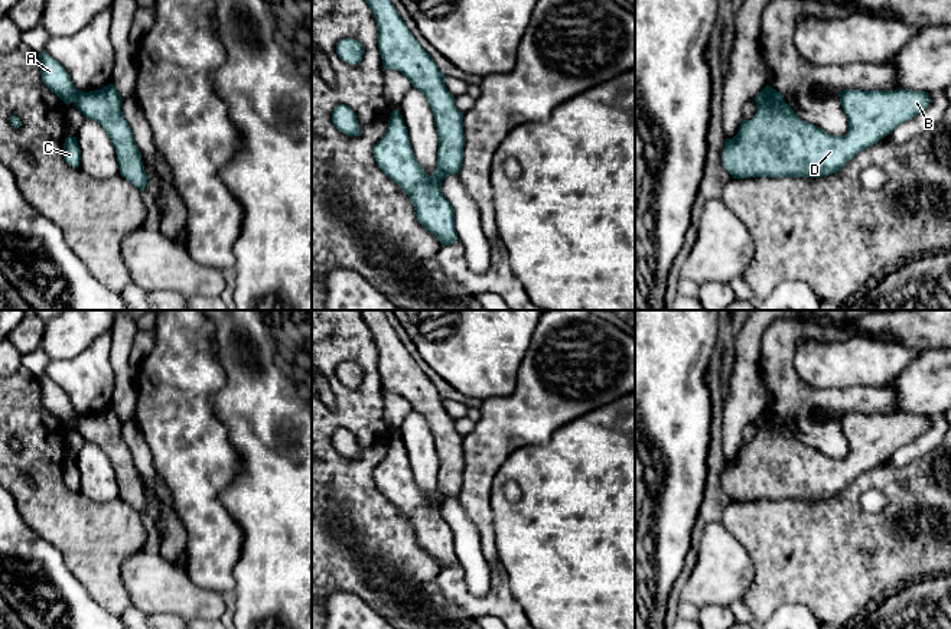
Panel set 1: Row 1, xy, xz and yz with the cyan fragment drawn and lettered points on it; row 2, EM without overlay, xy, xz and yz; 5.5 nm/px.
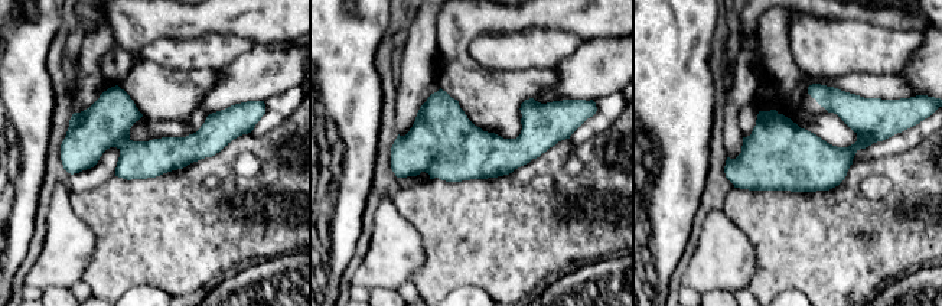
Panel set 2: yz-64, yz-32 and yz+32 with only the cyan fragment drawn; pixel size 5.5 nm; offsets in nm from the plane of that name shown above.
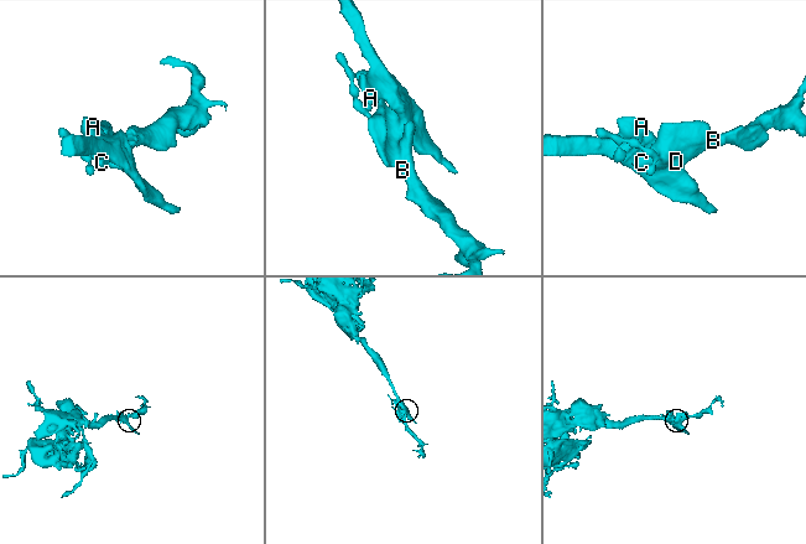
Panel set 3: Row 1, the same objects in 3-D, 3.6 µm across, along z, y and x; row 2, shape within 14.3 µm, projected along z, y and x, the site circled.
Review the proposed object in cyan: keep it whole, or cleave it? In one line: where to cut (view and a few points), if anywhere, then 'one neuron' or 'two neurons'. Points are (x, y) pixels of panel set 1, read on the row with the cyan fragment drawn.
no cut; one neuron

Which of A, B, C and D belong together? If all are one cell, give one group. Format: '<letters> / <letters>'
A B C D

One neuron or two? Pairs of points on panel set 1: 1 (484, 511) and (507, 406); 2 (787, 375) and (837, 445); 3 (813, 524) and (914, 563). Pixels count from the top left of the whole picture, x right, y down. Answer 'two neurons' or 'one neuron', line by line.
1: one neuron
2: one neuron
3: one neuron

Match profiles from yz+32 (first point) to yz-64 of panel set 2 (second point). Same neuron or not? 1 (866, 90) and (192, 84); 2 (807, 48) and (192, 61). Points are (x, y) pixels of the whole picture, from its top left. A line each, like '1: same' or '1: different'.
1: same
2: same

